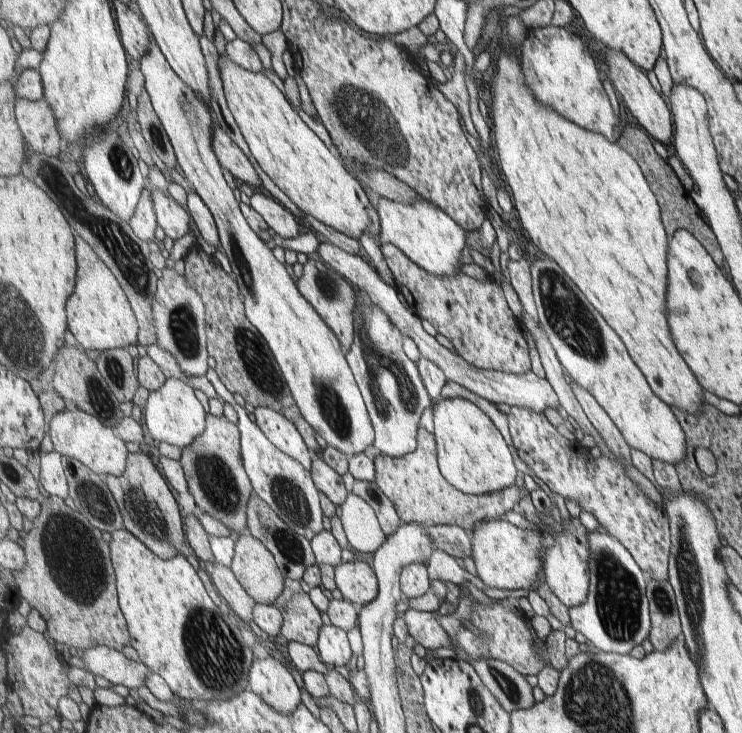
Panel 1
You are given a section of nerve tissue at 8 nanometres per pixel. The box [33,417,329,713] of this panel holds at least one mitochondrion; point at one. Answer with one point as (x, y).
(78, 564)

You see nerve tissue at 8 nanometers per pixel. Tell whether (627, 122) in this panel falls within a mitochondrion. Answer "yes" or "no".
no

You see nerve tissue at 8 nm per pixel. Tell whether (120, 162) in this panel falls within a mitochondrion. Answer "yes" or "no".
yes

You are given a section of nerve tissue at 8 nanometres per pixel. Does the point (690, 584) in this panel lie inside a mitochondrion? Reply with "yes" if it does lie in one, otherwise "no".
yes

